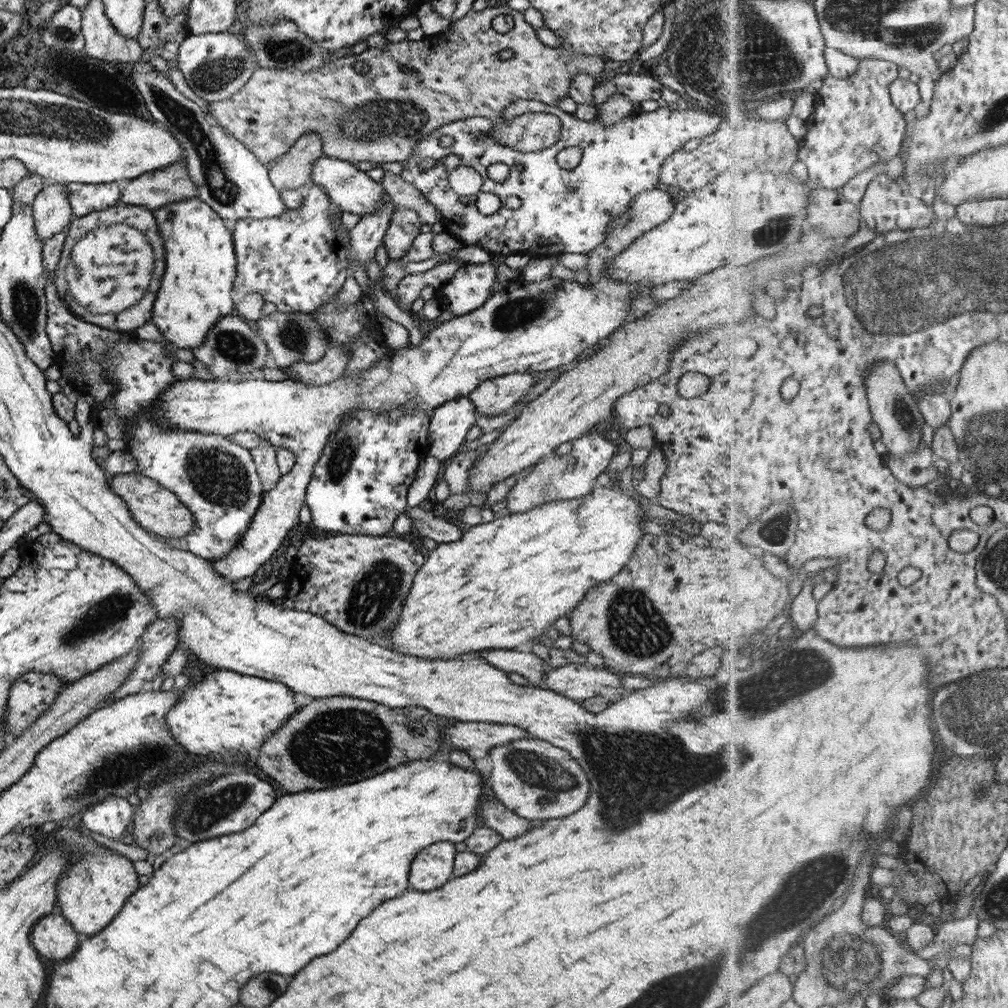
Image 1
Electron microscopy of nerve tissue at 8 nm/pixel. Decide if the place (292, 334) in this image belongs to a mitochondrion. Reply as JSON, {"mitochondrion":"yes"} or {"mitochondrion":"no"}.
{"mitochondrion":"yes"}

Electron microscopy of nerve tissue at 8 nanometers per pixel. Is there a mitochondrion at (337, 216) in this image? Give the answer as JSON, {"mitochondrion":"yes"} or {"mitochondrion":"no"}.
{"mitochondrion":"no"}

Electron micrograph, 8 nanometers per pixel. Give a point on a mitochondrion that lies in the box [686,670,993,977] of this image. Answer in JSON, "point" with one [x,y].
{"point":[806,888]}

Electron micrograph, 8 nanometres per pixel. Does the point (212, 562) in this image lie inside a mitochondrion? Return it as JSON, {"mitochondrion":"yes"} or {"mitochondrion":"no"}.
{"mitochondrion":"no"}

